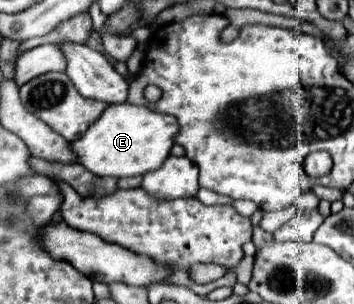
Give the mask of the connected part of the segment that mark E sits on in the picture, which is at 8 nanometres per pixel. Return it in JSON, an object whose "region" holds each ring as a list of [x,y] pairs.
{"region":[[[122,103],[104,109],[102,117],[76,141],[70,143],[76,163],[84,165],[90,173],[100,177],[134,177],[162,167],[174,145],[178,123],[172,115],[156,113],[146,107]]]}

